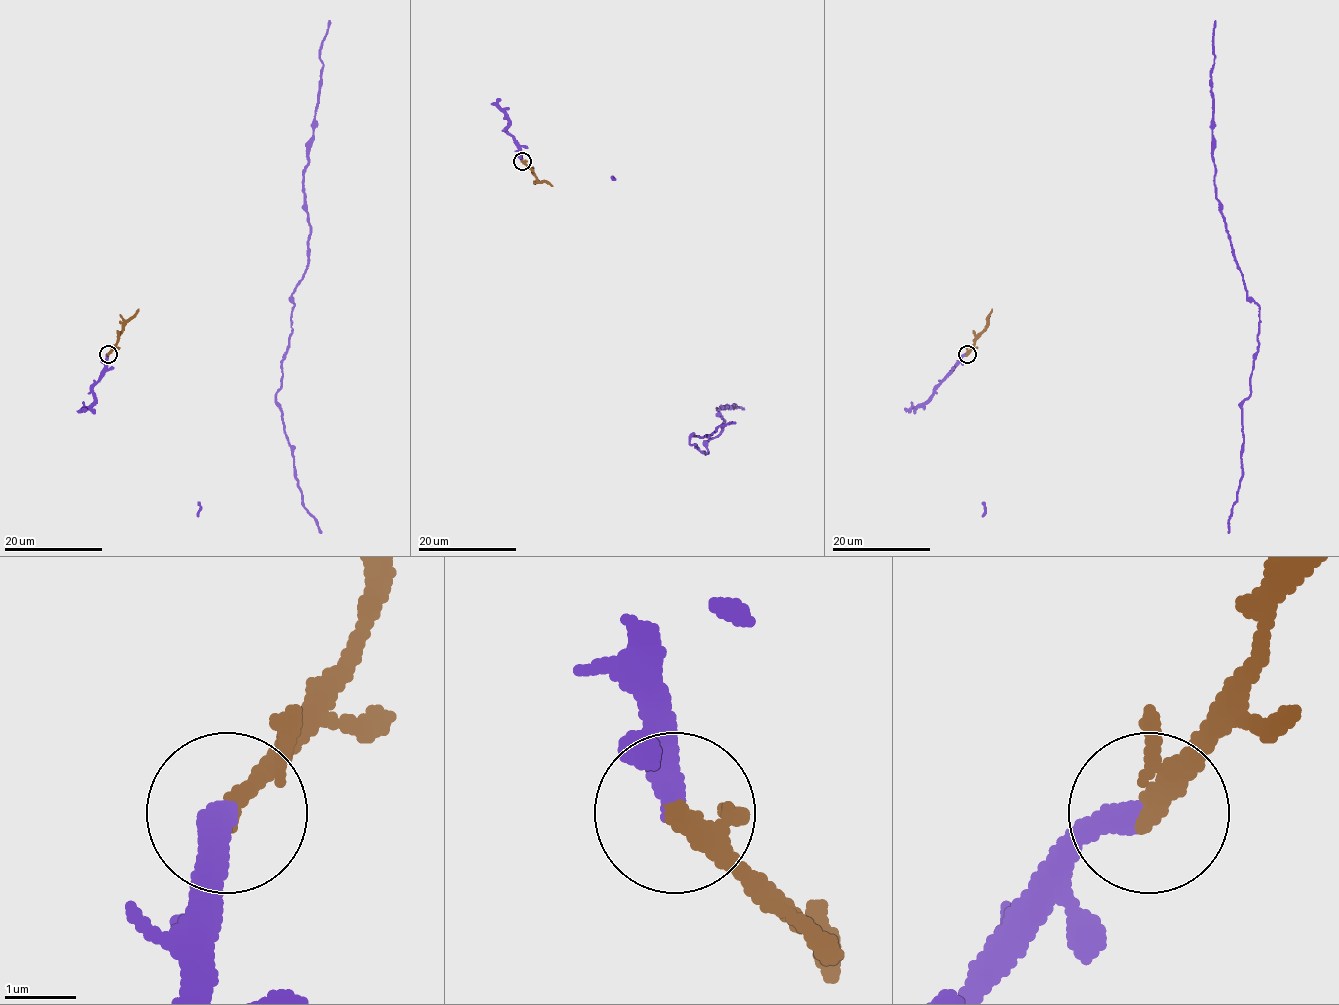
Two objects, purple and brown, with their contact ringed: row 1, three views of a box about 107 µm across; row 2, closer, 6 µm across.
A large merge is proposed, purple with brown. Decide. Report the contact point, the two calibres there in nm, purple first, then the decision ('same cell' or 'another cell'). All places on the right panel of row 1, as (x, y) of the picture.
(967, 354) | 360/240 nm | same cell

